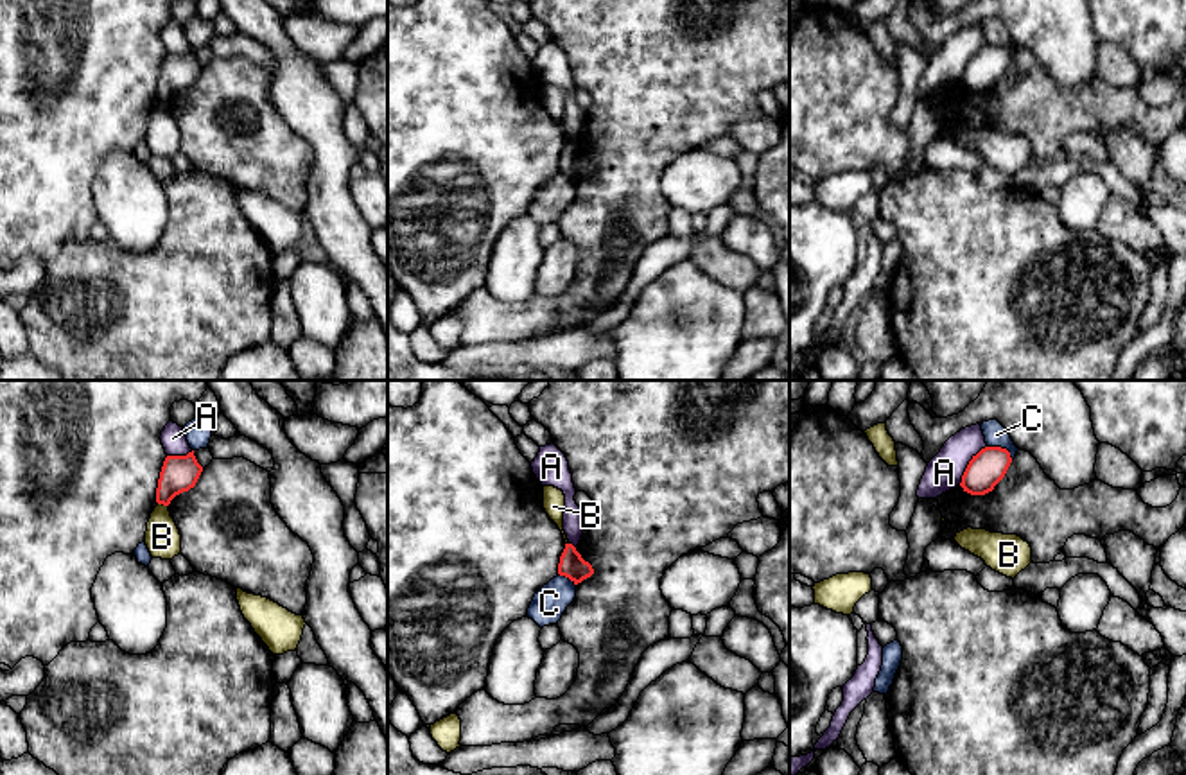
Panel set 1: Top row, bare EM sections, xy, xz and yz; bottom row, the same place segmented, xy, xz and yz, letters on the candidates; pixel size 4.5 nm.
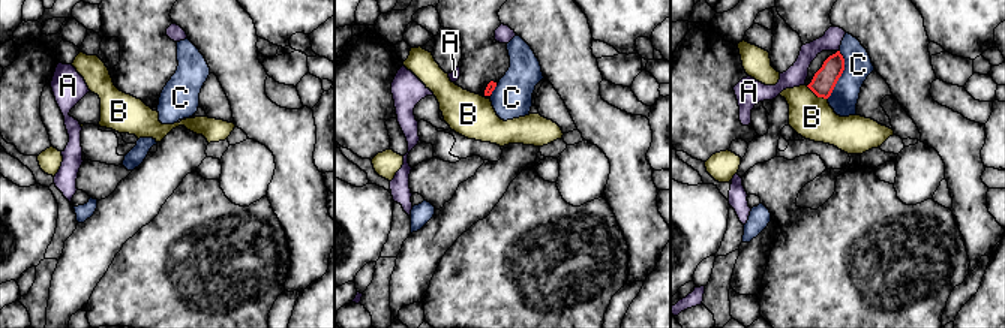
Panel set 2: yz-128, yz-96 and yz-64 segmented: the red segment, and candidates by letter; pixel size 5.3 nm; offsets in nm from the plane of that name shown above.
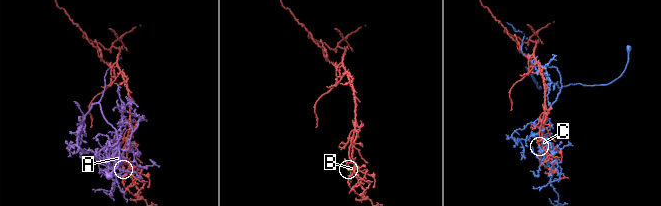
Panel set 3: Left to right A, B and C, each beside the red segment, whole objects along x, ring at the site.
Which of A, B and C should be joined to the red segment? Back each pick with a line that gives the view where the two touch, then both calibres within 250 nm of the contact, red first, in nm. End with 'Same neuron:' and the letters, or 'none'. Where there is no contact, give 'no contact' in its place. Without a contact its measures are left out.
Same neuron: none

